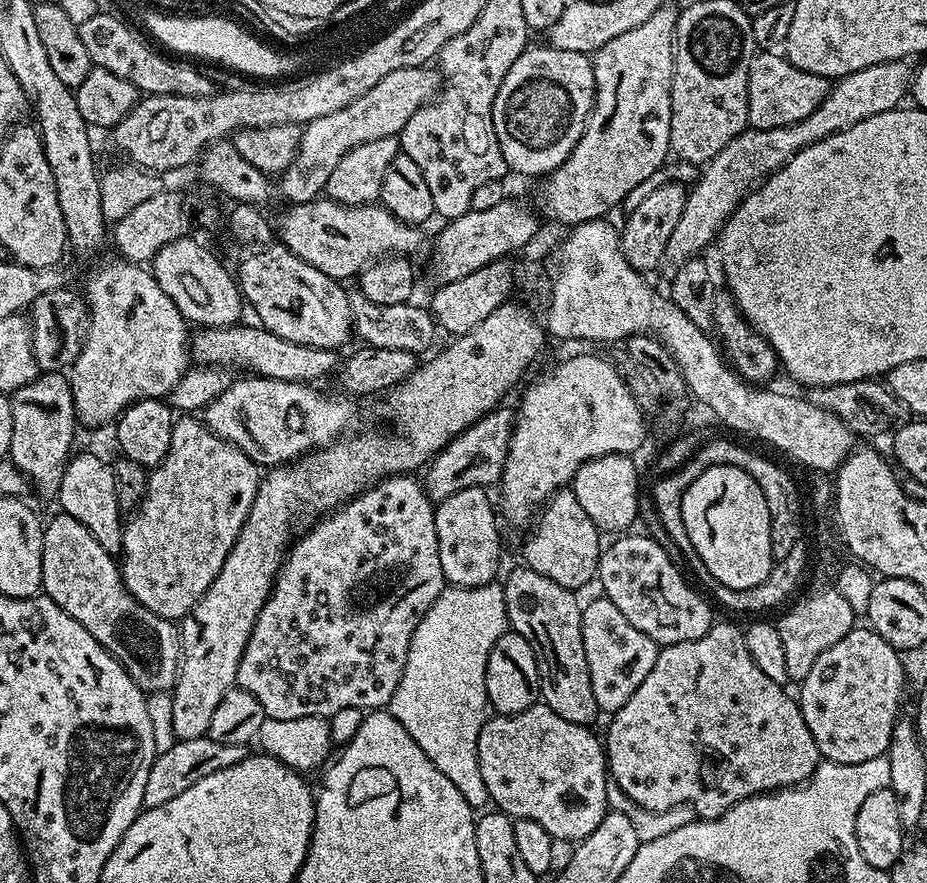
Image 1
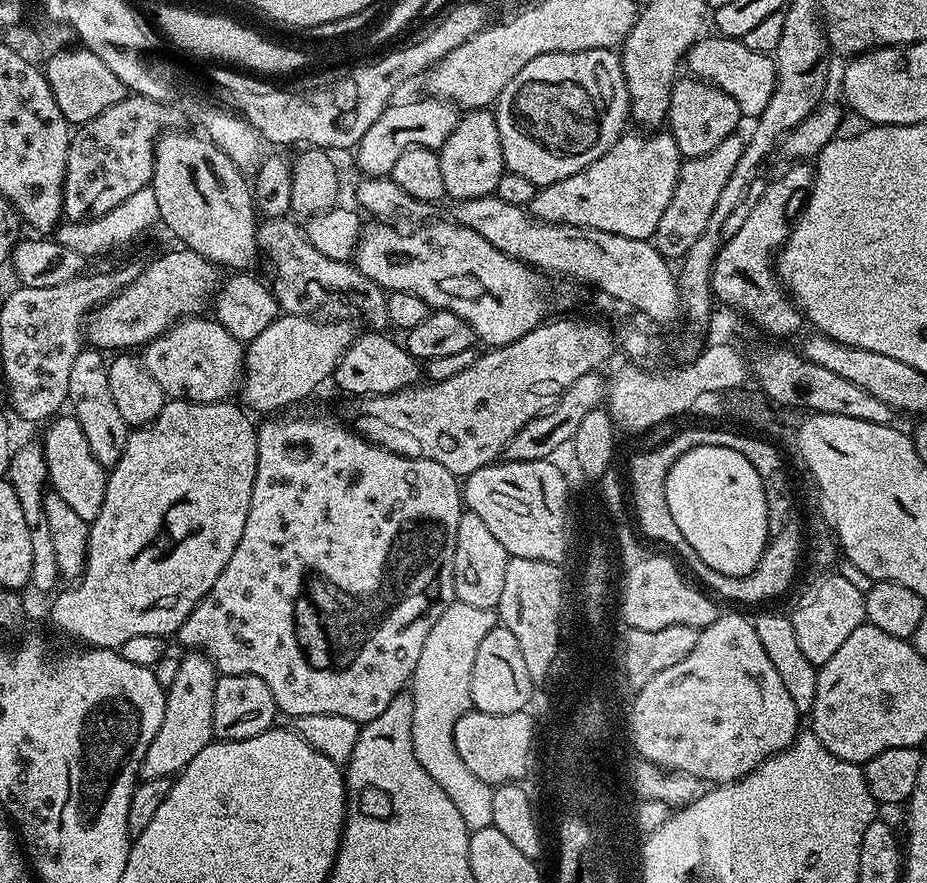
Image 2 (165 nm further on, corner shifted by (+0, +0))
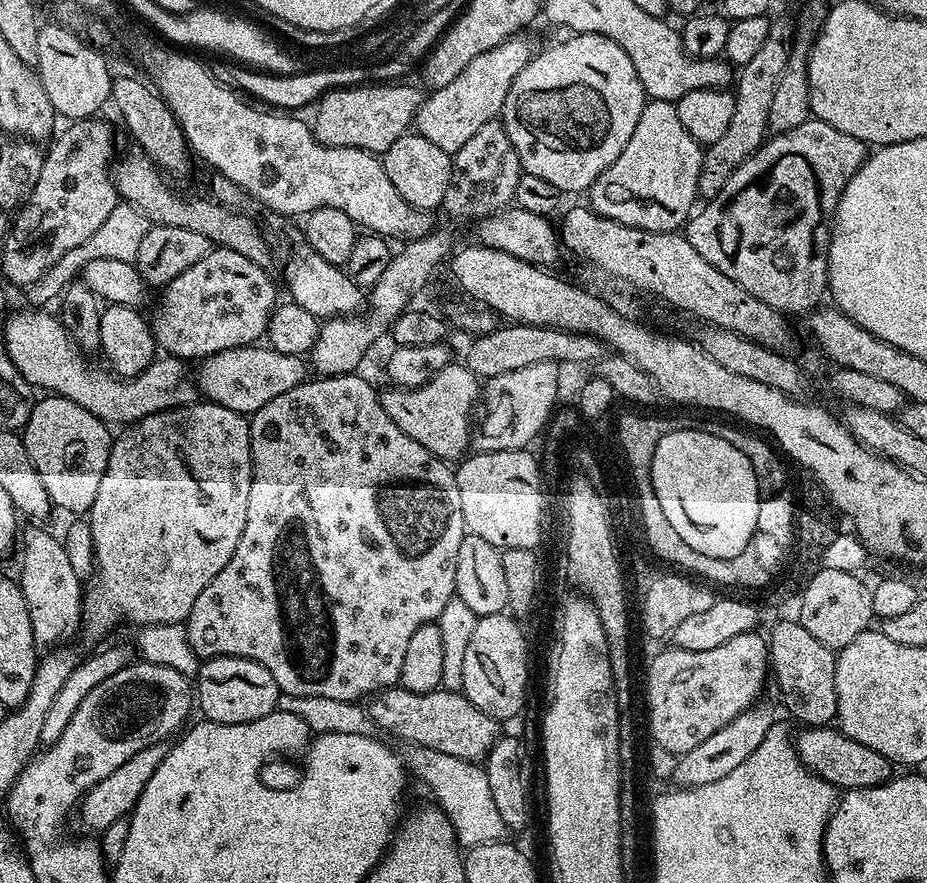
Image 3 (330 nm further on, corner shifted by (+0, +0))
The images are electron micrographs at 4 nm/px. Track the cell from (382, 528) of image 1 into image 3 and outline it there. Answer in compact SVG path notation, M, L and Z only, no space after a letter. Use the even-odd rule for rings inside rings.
M360 374L309 378L251 413L248 429L252 443L252 485L250 502L246 502L246 527L230 562L218 570L218 578L198 594L198 602L194 602L190 610L186 627L194 654L204 660L212 660L215 656L250 658L270 670L281 693L286 695L360 702L383 688L399 685L402 658L406 658L410 637L418 626L439 620L442 610L446 610L446 602L456 595L454 570L458 546L462 546L466 529L460 481L455 471L394 426L390 414L386 414L382 406L380 392L372 389L371 382L363 380Z

